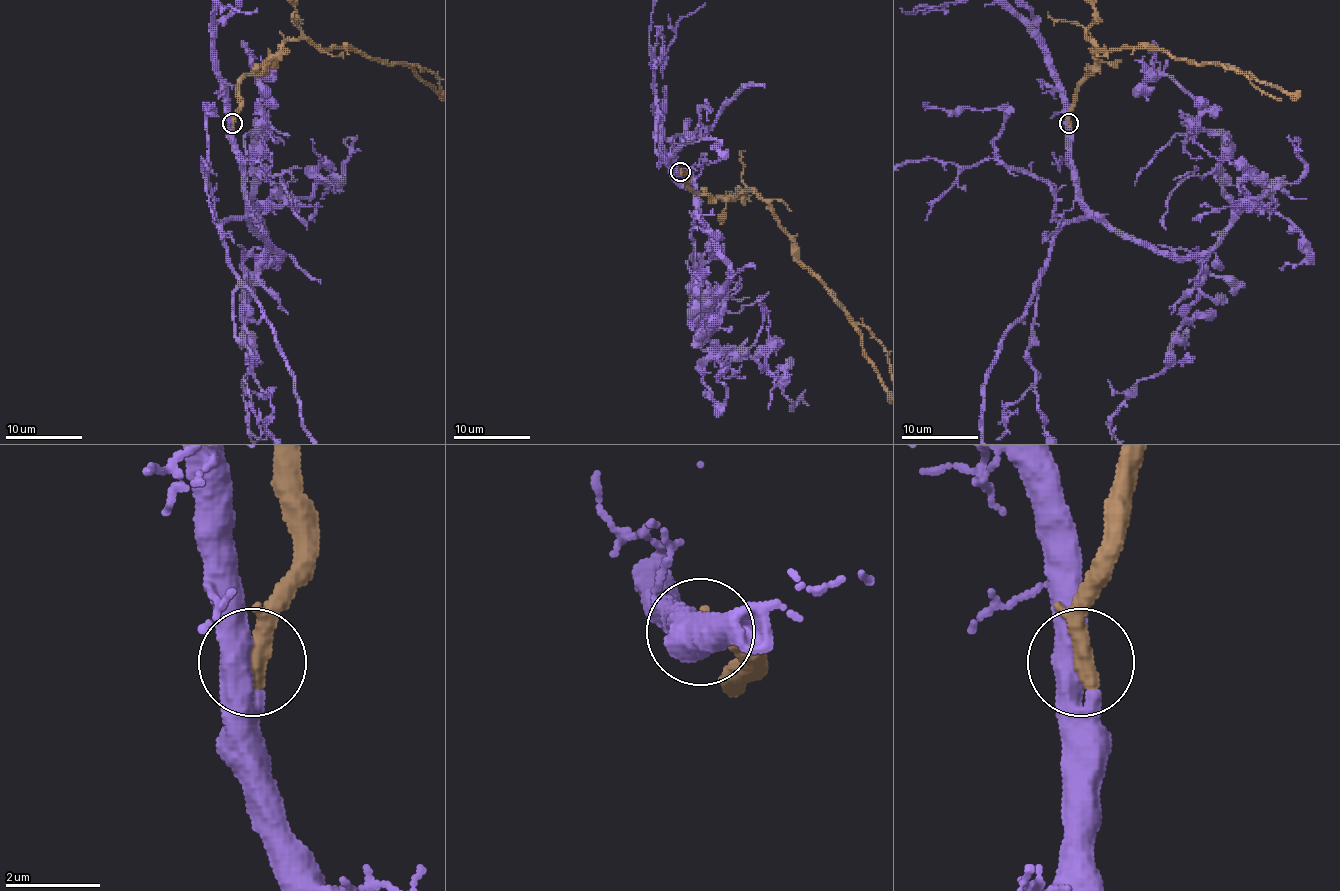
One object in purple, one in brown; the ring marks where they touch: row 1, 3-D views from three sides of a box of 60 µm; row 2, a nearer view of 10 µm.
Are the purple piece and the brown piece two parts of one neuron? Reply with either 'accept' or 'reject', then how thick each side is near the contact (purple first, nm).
accept; 500 nm thick on the purple side, 320 nm on the other

